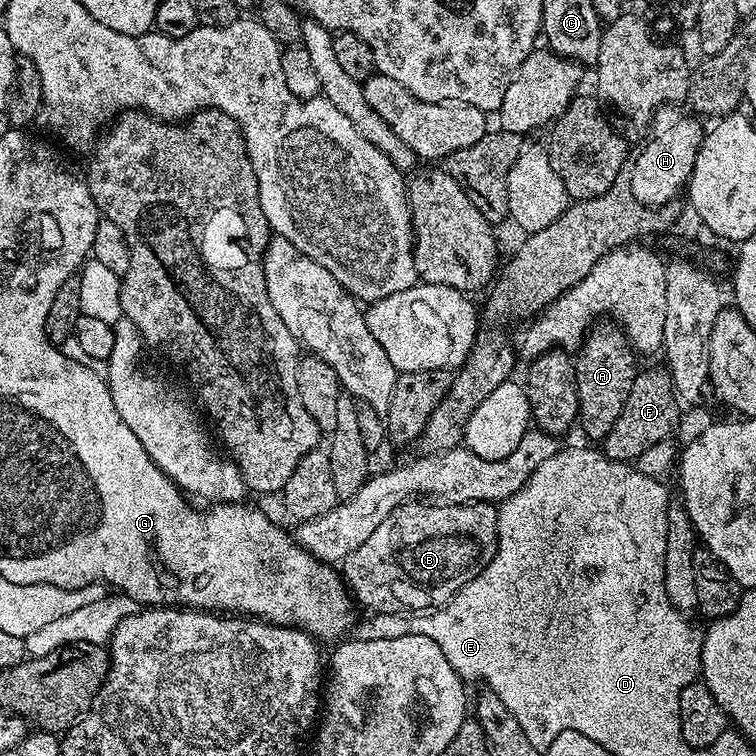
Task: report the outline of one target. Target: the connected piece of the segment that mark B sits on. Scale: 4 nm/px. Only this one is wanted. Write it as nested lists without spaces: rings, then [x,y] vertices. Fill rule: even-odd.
[[[416,498],[399,504],[389,516],[382,518],[382,522],[378,522],[378,526],[374,526],[374,534],[370,534],[370,538],[366,538],[366,542],[362,542],[362,546],[358,546],[348,553],[348,557],[342,562],[342,579],[349,593],[354,597],[355,603],[359,607],[361,604],[364,608],[372,608],[368,610],[373,613],[402,612],[405,614],[423,614],[429,610],[441,608],[442,605],[448,603],[460,591],[460,587],[470,579],[473,573],[487,564],[488,559],[496,552],[497,511],[497,505],[494,504],[441,504],[439,502],[421,502]]]

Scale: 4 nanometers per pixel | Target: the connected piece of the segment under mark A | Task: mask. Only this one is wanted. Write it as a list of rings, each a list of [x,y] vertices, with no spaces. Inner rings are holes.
[[[596,322],[589,327],[574,356],[576,370],[576,393],[578,394],[578,428],[581,428],[592,442],[602,442],[618,420],[626,394],[636,381],[637,355],[630,347],[627,337],[619,327],[608,322]],[[612,327],[612,328],[611,328]]]

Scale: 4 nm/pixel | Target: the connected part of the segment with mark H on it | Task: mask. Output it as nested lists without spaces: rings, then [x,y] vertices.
[[[665,106],[657,110],[650,125],[652,137],[641,146],[636,161],[635,156],[631,161],[626,179],[632,191],[632,199],[637,204],[644,204],[648,208],[671,204],[677,199],[679,192],[681,195],[685,191],[688,180],[692,177],[694,162],[706,135],[706,128],[699,124],[701,121],[695,115],[687,111],[679,112],[680,110],[676,106]]]

